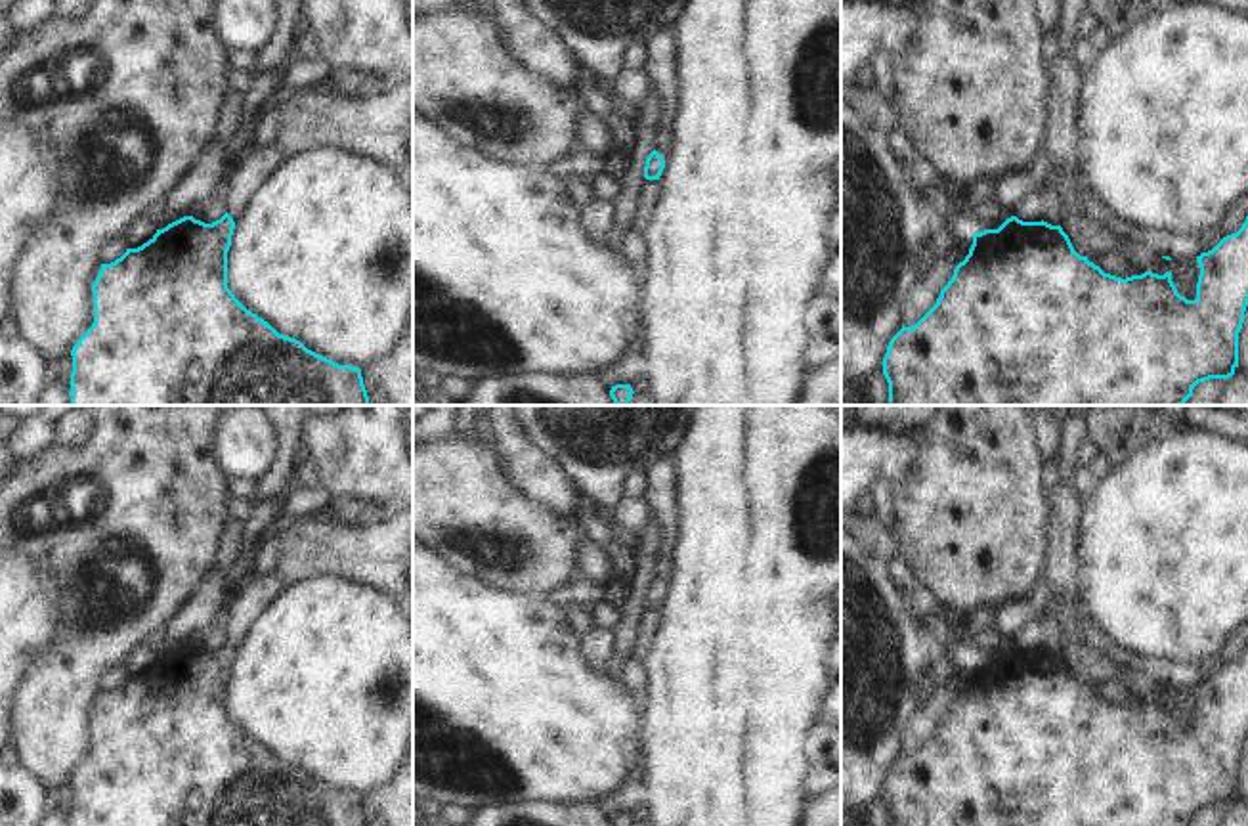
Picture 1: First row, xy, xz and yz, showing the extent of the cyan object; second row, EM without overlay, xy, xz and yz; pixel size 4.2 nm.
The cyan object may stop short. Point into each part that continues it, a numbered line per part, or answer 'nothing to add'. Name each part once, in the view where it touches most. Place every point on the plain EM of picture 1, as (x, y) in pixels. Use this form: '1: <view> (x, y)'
1: xz (660, 494)

